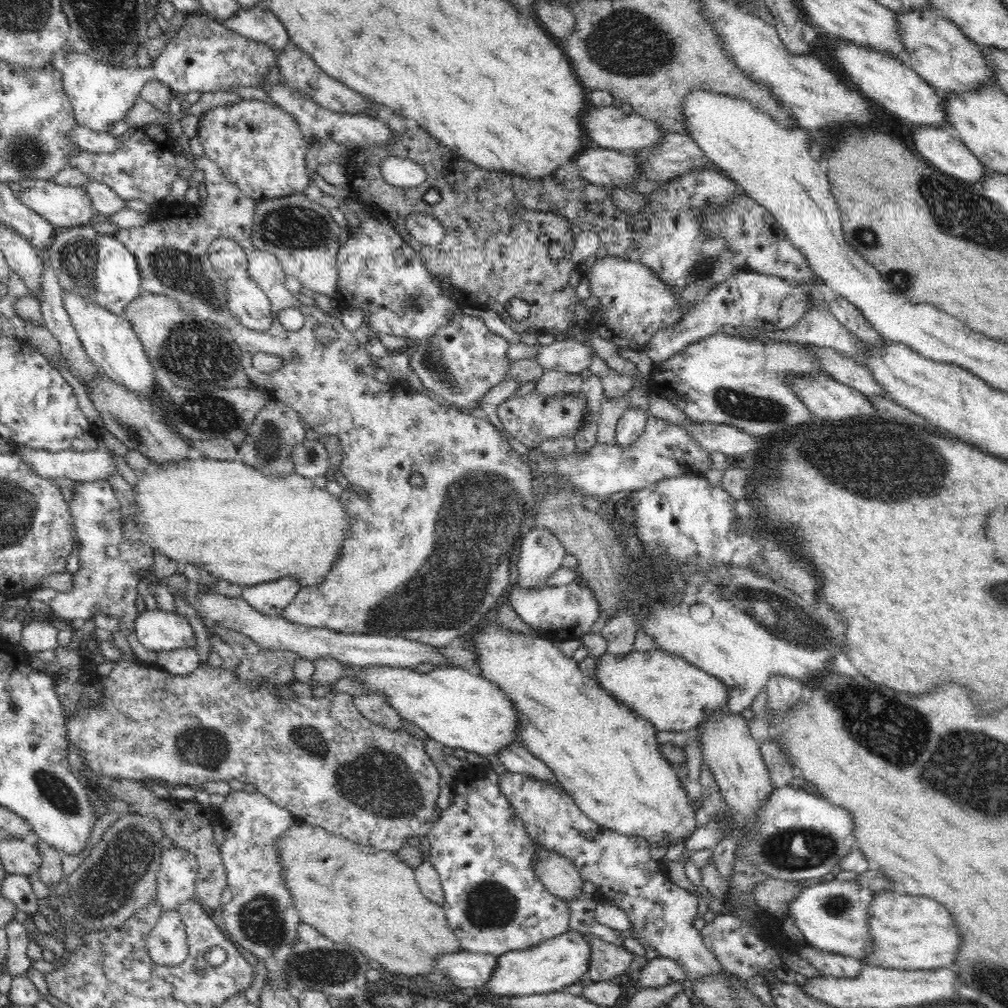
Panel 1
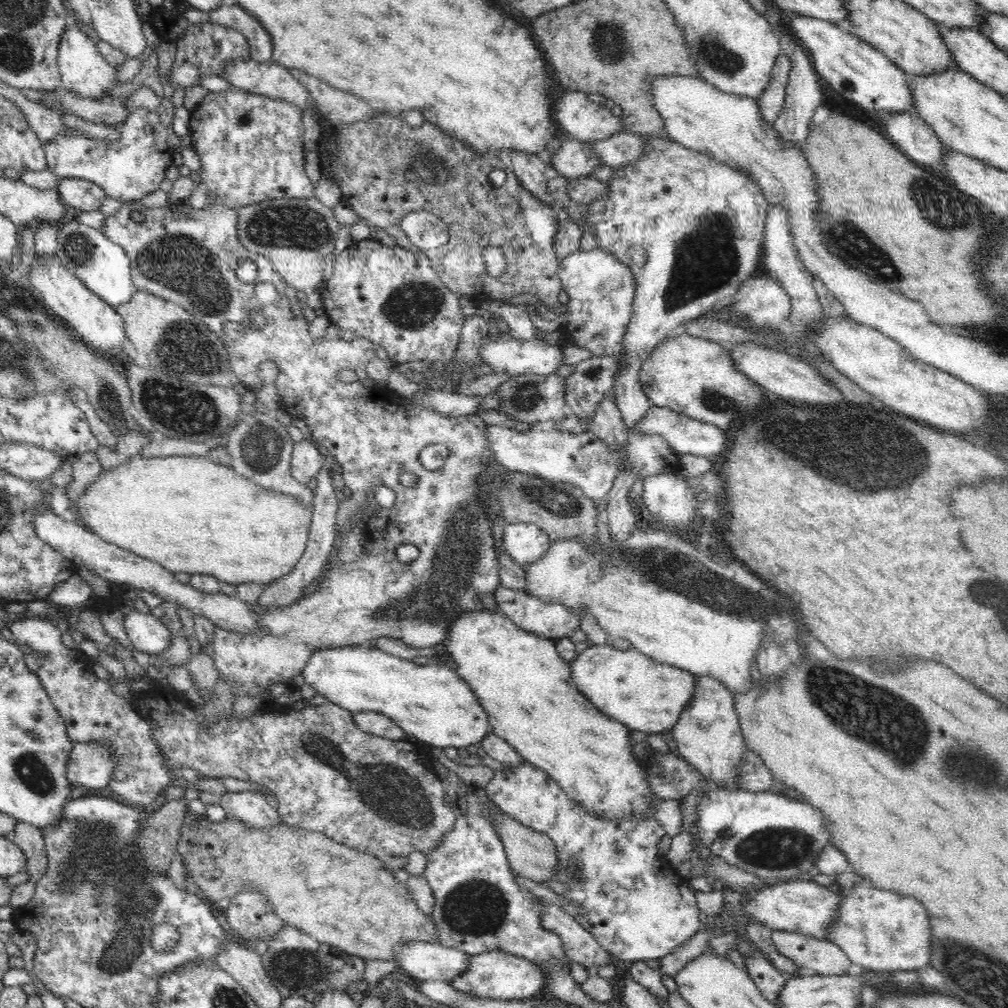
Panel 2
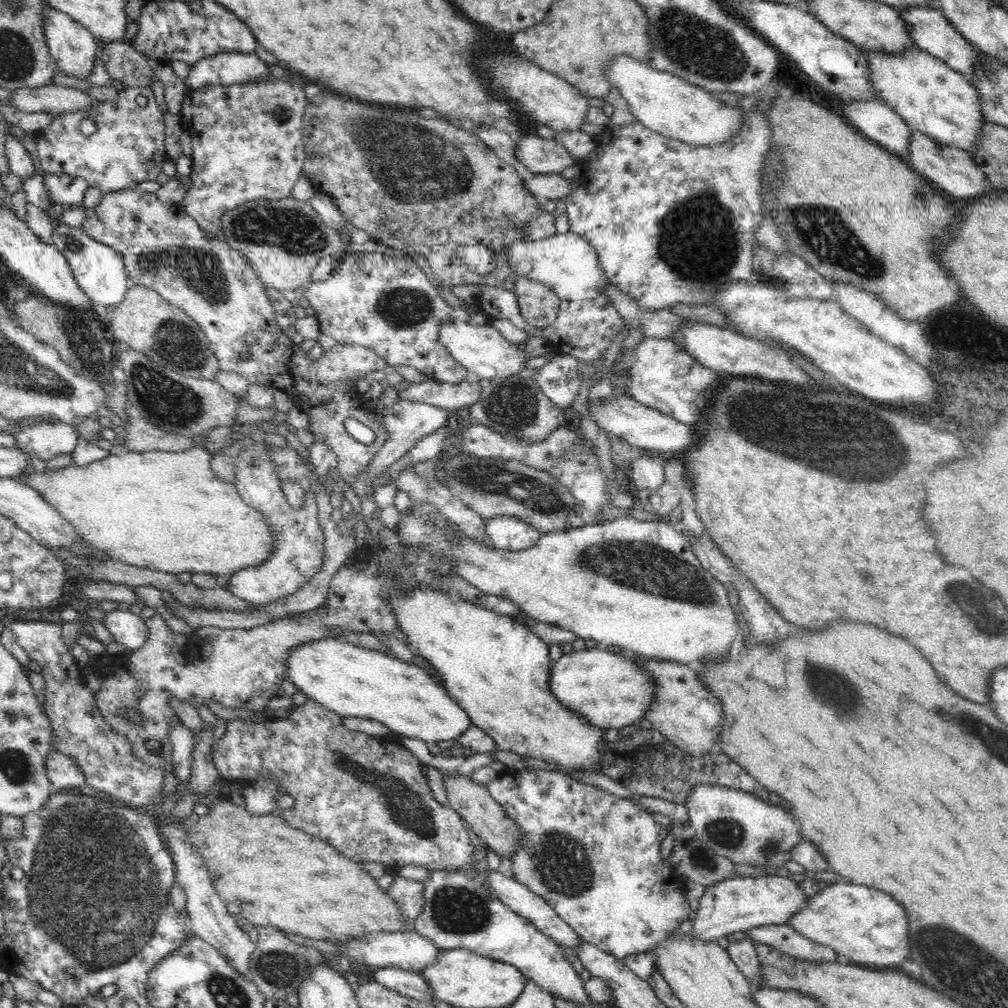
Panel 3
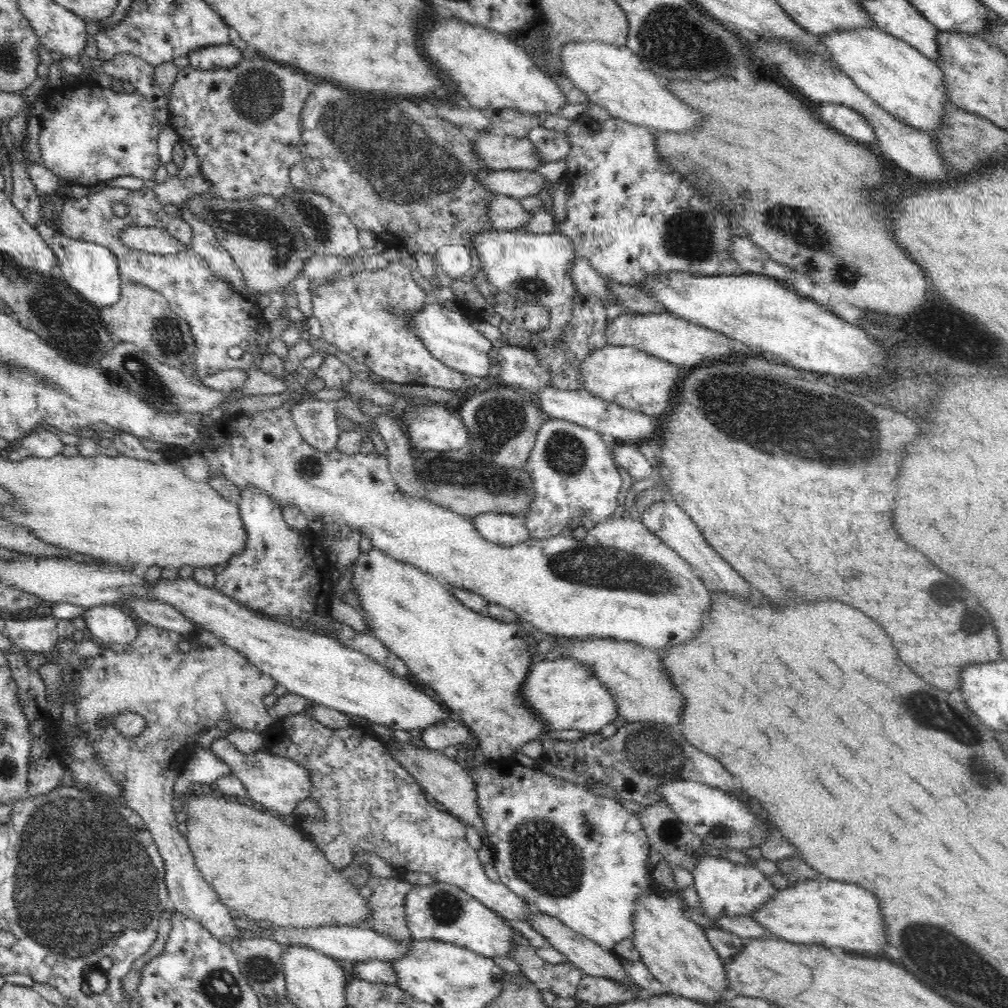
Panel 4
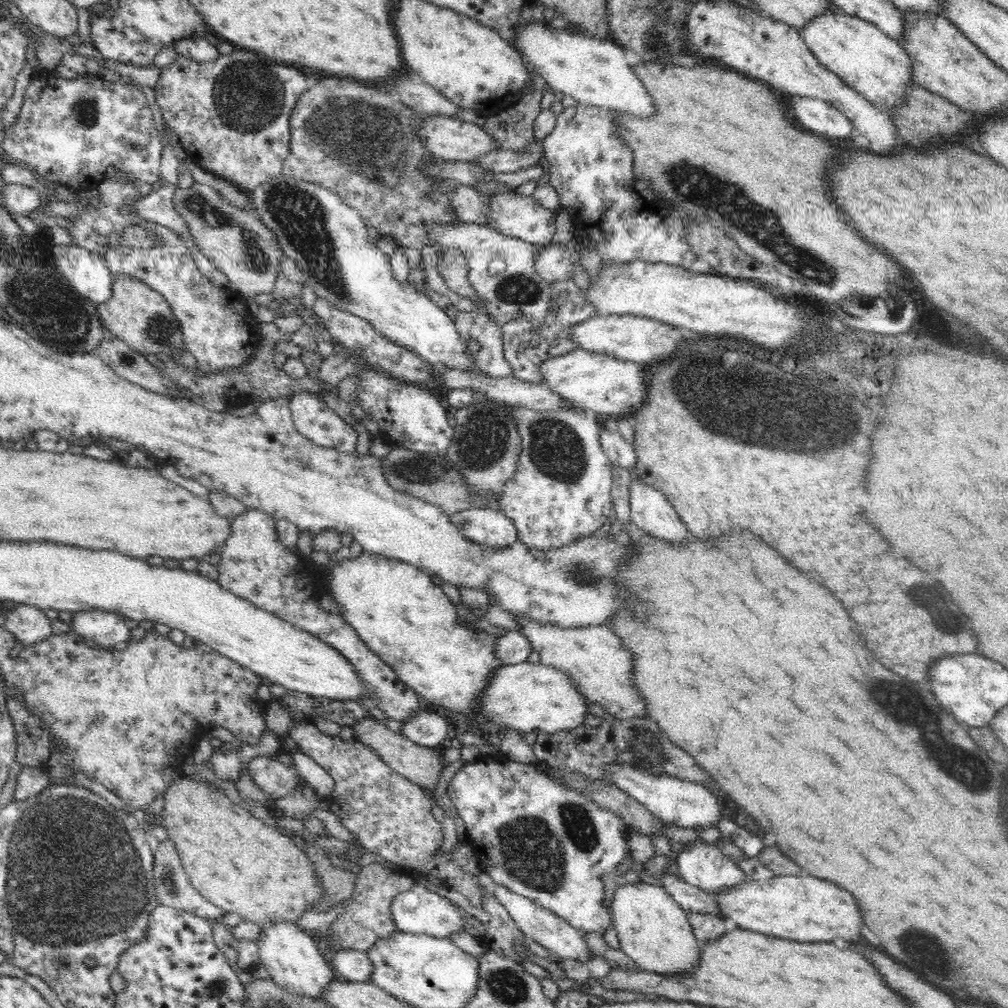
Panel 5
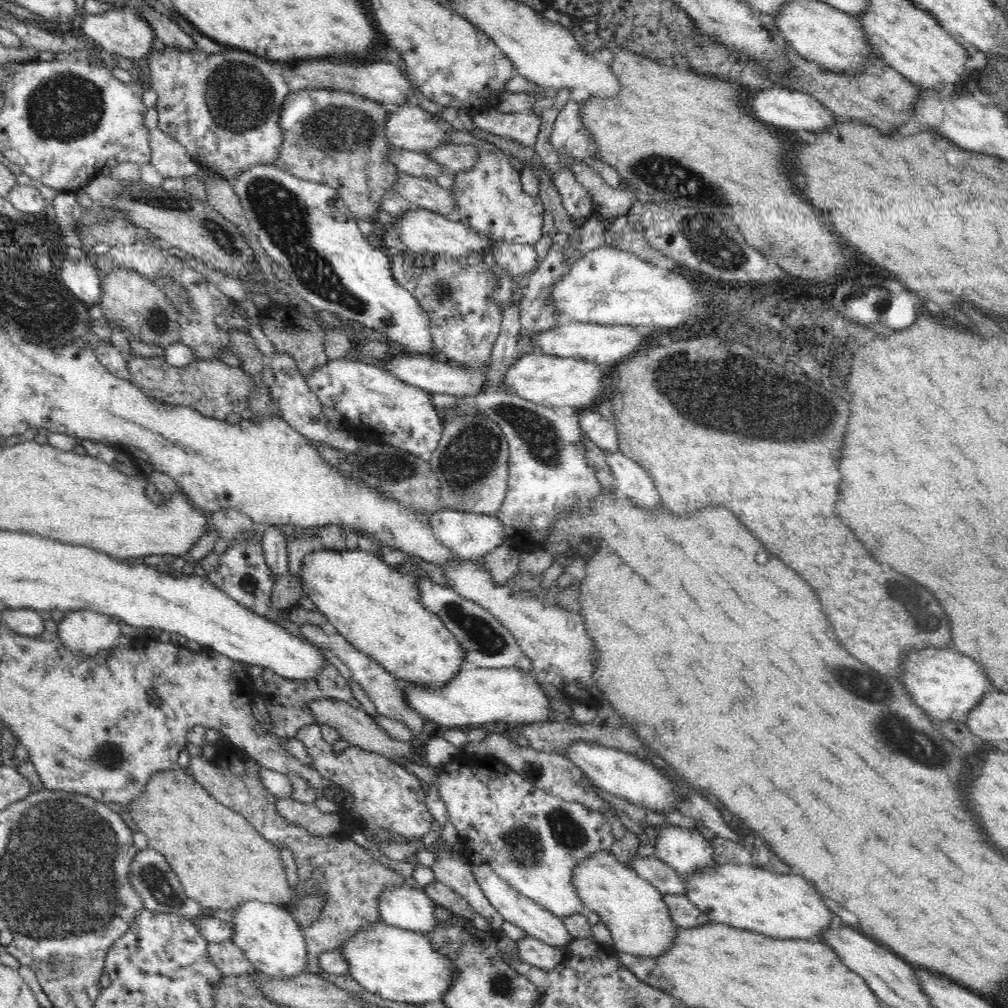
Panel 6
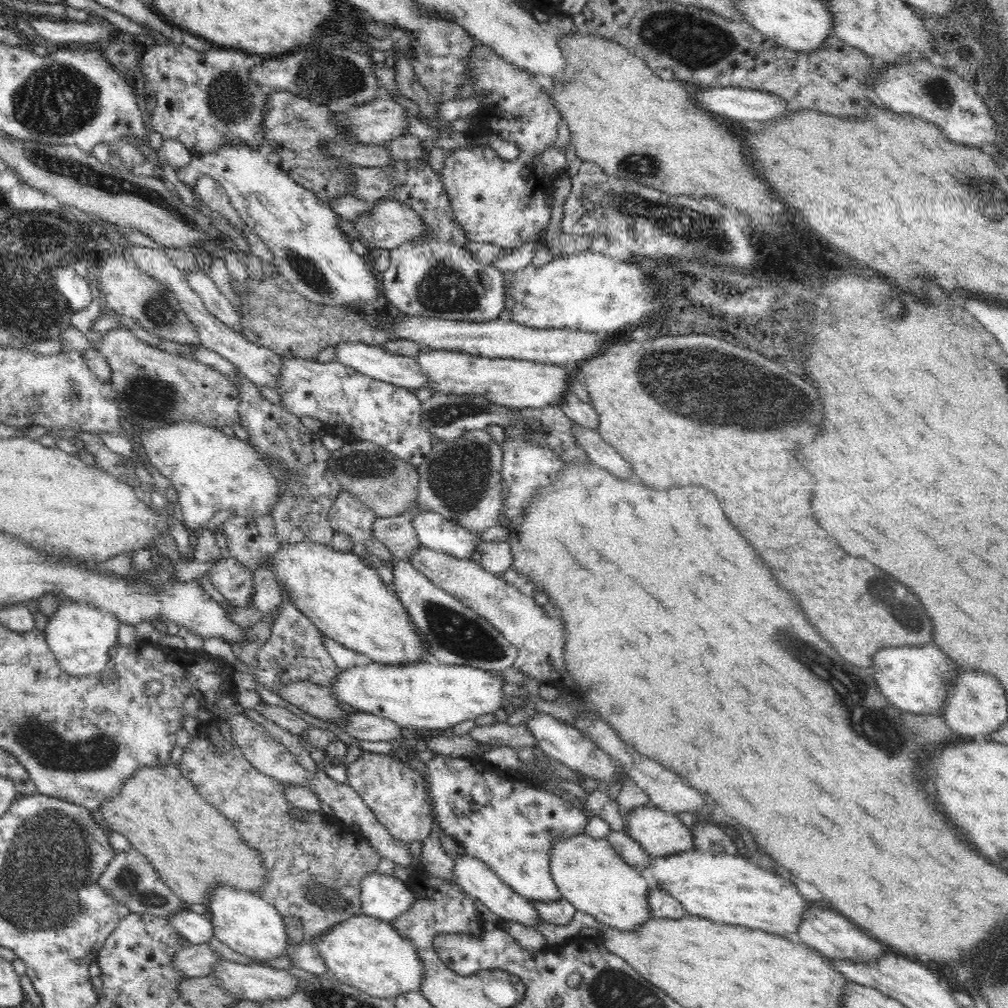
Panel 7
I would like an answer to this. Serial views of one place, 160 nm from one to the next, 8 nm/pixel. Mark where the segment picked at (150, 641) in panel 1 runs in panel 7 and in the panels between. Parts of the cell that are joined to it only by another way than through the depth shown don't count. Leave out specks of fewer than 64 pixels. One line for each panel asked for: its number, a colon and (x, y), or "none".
2: (149, 636)
3: (127, 628)
4: (106, 623)
5: (105, 629)
6: (84, 632)
7: (80, 636)

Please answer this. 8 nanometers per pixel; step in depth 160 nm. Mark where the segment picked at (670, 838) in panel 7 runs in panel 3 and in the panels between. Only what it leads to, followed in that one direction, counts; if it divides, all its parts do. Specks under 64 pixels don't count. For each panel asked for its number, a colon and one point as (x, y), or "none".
3: (738, 903)
4: (725, 888)
5: (700, 864)
6: (686, 851)

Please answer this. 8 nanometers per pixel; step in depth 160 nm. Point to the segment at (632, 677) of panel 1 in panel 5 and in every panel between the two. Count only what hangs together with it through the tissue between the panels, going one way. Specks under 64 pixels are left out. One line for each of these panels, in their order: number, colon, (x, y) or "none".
2: (628, 686)
3: (610, 691)
4: (565, 694)
5: (529, 697)

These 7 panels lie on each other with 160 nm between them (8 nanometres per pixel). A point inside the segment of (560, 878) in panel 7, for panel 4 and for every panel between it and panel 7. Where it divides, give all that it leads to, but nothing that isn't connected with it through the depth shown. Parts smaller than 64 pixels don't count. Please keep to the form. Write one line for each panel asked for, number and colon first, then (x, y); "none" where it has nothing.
4: (674, 947)
5: (653, 930)
6: (634, 911)

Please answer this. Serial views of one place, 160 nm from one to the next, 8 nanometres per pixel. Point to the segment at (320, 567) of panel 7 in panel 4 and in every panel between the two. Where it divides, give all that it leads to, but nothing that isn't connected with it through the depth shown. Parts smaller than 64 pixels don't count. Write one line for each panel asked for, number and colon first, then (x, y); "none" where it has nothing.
4: (476, 664)
5: (400, 612)
6: (377, 610)

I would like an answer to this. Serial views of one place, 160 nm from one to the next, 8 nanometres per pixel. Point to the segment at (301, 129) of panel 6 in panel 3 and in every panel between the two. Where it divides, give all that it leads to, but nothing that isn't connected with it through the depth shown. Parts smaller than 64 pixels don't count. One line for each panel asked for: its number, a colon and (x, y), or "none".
3: (415, 182)
4: (409, 179)
5: (361, 143)

